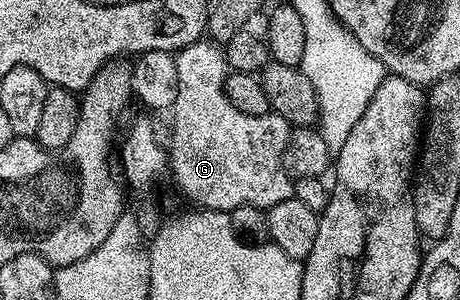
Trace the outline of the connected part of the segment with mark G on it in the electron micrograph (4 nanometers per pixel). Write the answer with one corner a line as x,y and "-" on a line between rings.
212,41
191,43
182,48
174,58
177,67
177,93
175,104
169,111
169,175
170,178
175,178
180,193
196,208
228,213
237,209
237,205
257,205
268,209
292,198
293,179
282,163
282,155
293,130
291,124
285,121
285,117
274,113
241,113
241,109
231,104
225,90
229,68
224,48
220,44

